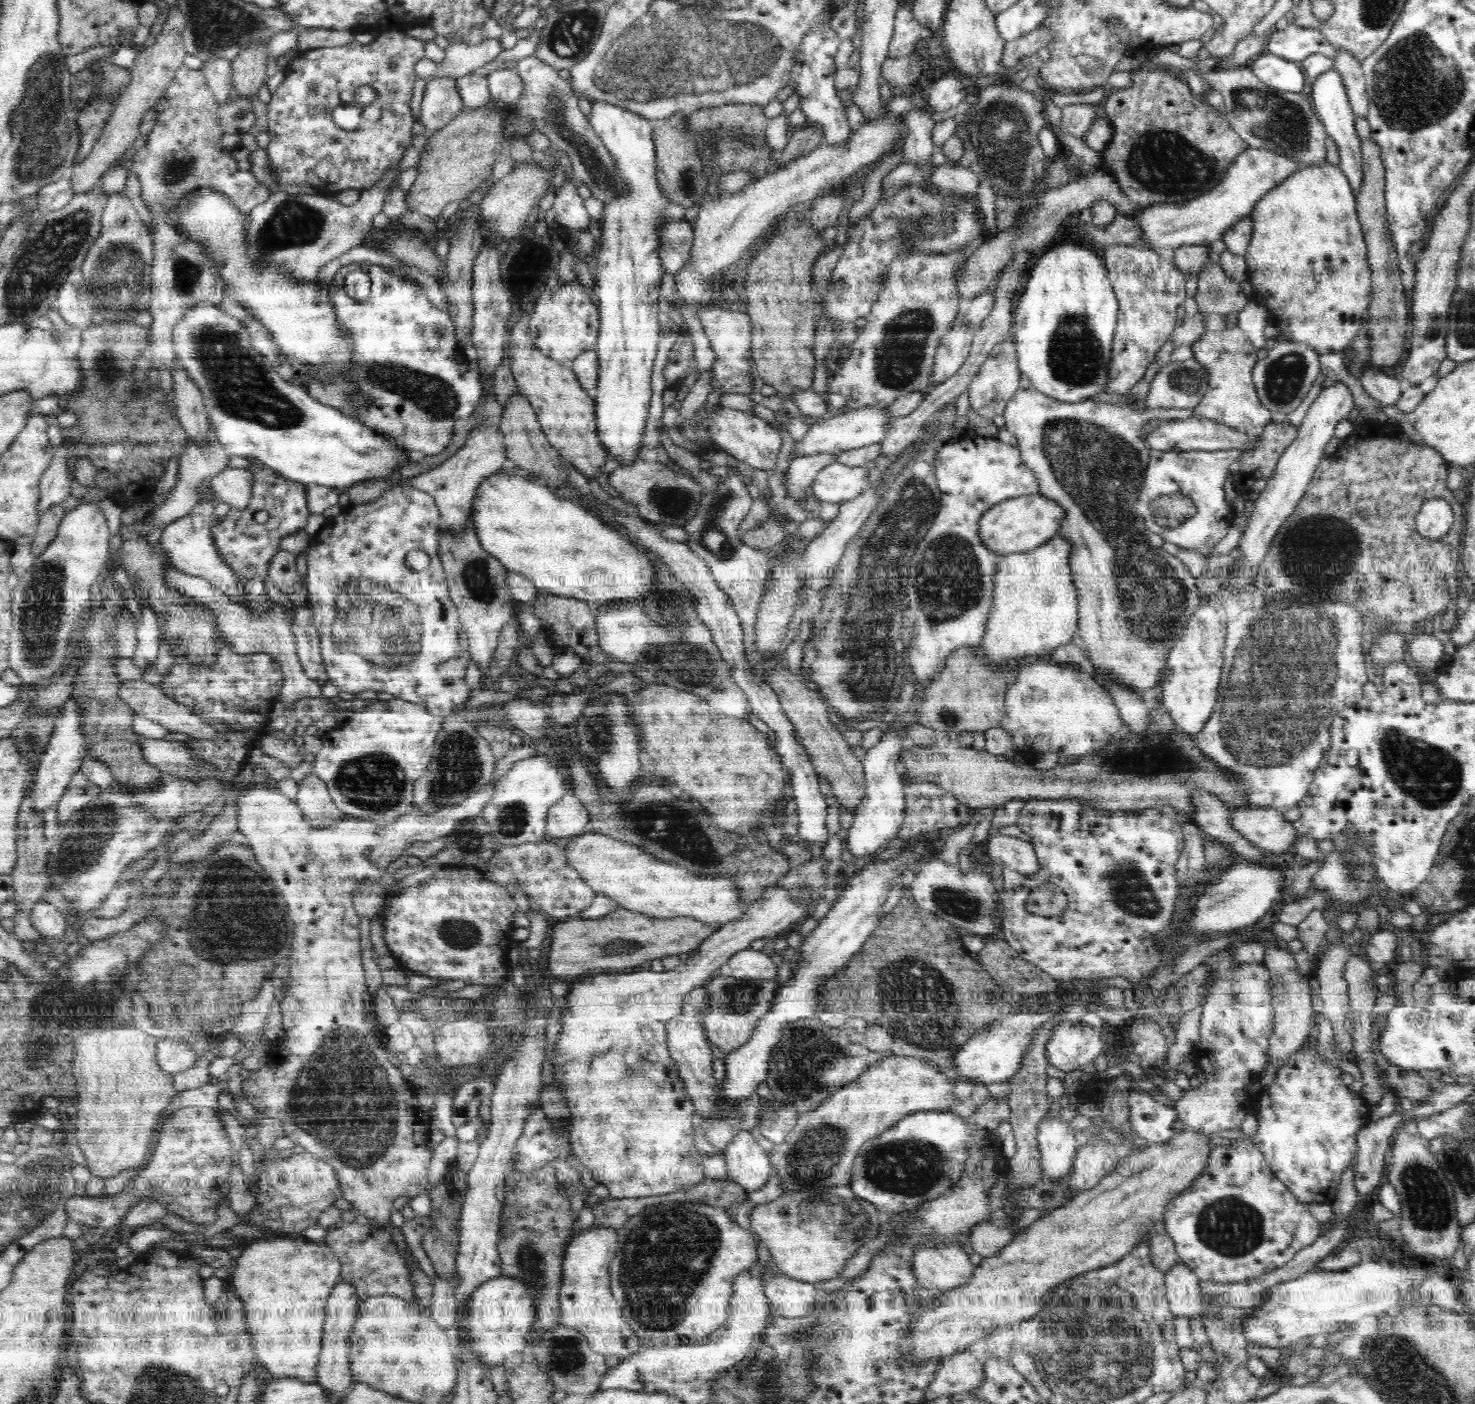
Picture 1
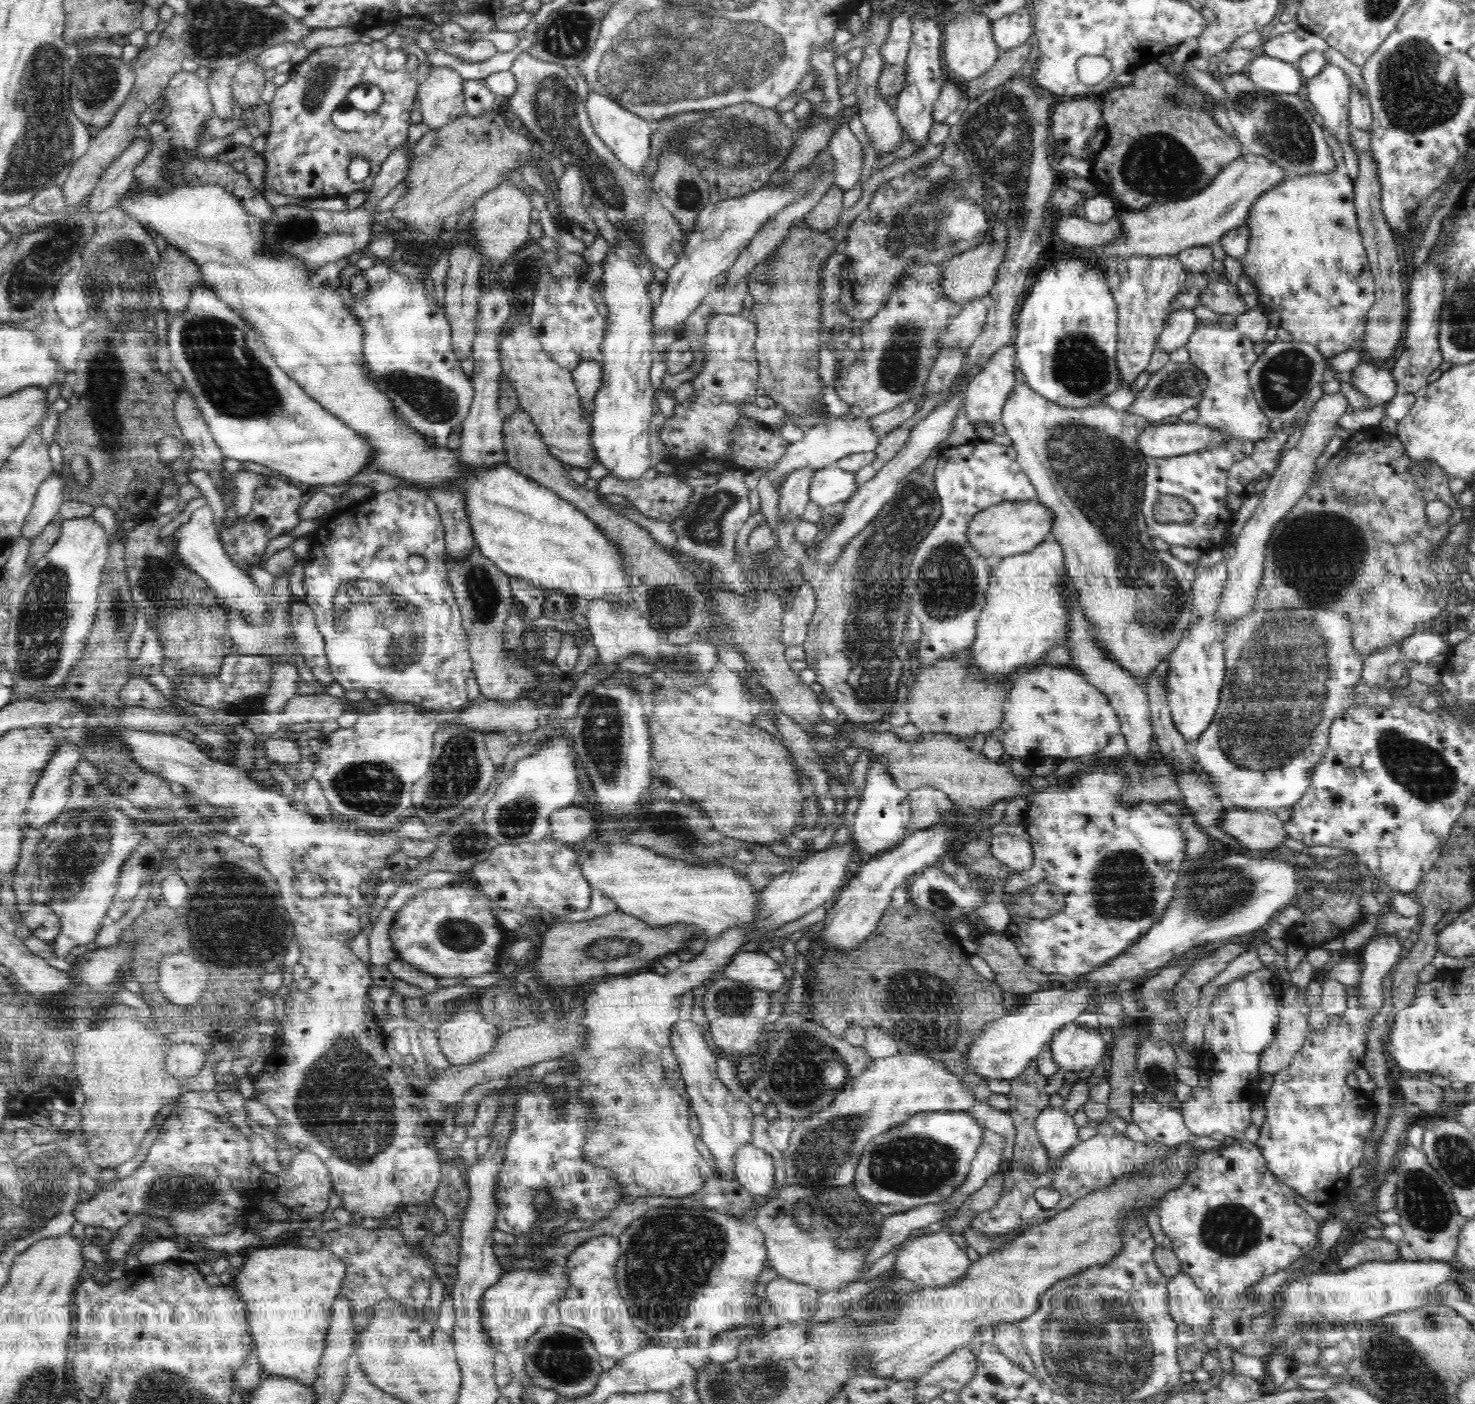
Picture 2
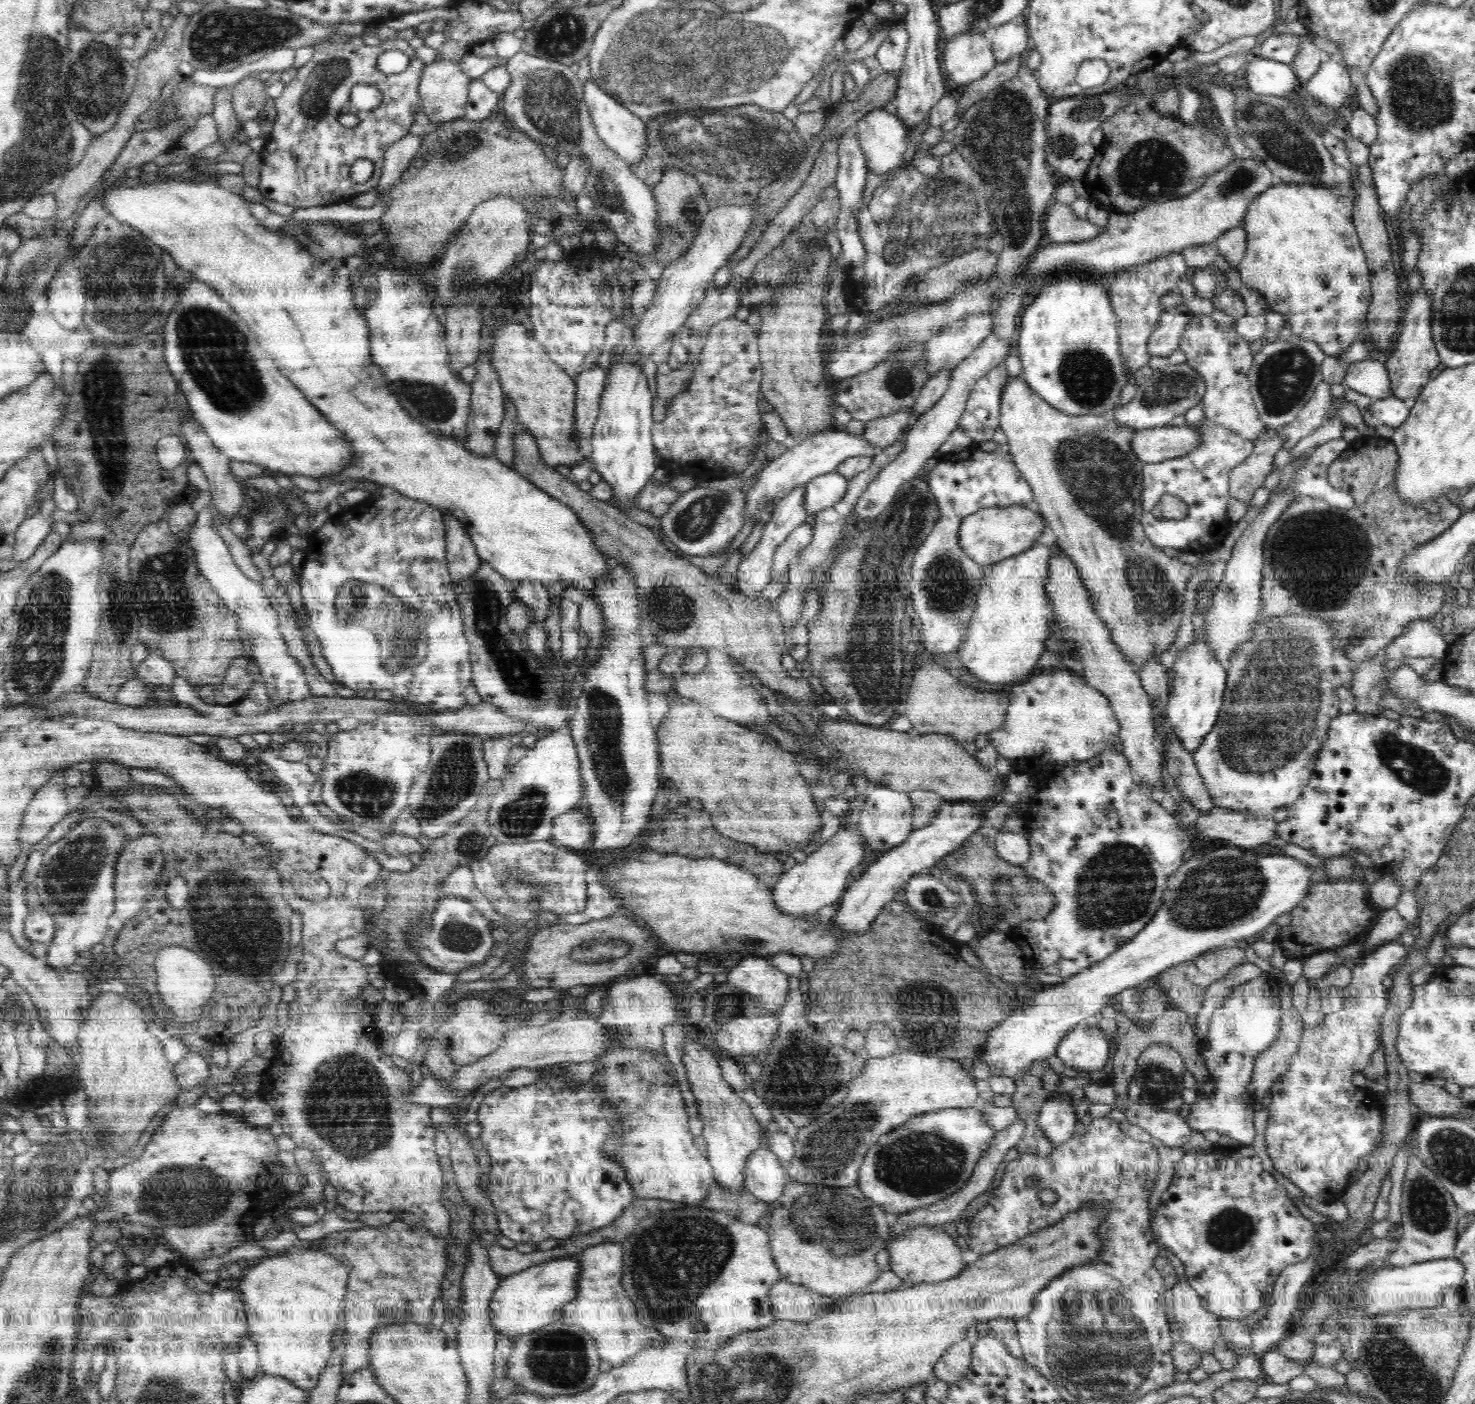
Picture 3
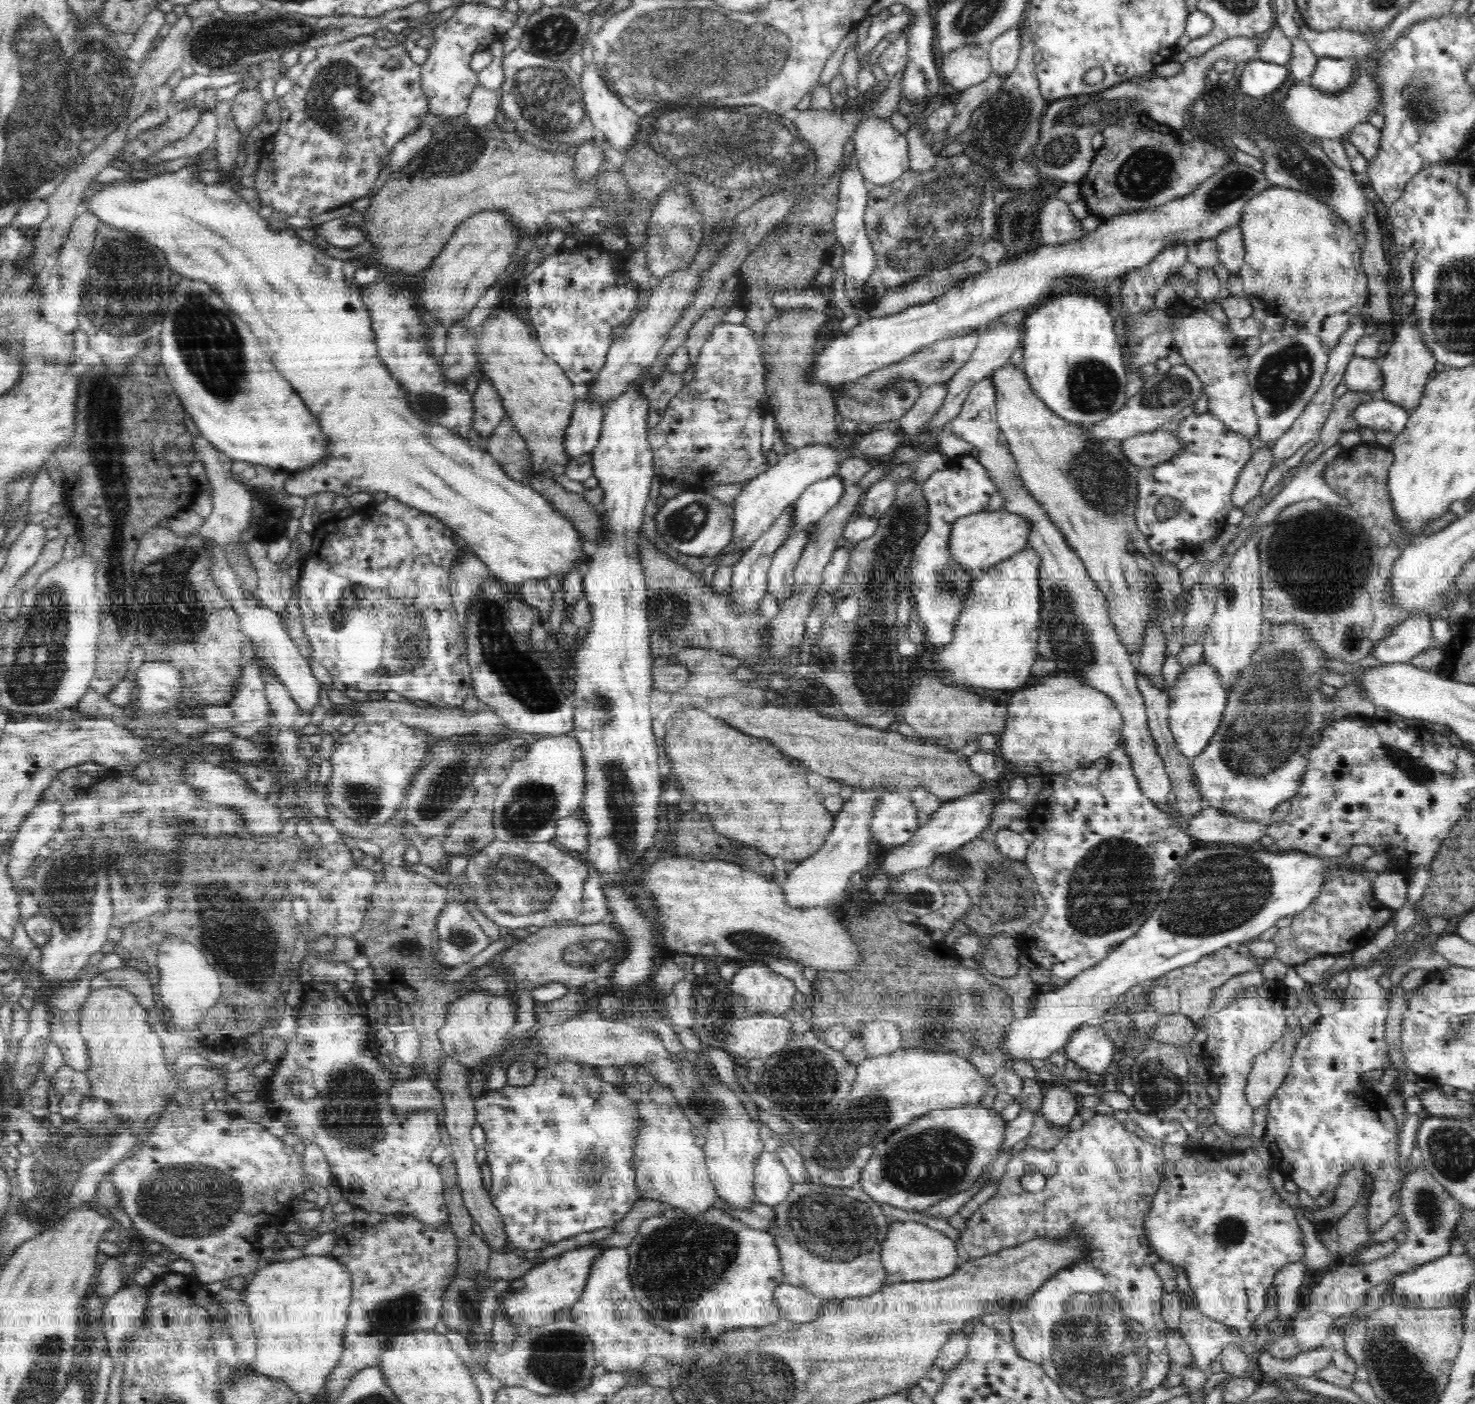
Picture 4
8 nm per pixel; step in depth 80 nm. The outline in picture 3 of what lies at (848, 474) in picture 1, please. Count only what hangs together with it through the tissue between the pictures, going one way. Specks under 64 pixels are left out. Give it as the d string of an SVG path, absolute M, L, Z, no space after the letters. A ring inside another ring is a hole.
M837 471L820 474L806 485L804 508L806 514L817 515L824 508L830 508L846 496L849 479Z

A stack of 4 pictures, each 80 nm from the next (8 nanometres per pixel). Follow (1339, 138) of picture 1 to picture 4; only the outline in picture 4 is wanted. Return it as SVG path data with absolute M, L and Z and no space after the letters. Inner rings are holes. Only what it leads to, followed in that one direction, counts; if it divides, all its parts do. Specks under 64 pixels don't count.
M1319 57L1308 82L1327 94L1342 94L1353 81L1354 62L1348 59Z

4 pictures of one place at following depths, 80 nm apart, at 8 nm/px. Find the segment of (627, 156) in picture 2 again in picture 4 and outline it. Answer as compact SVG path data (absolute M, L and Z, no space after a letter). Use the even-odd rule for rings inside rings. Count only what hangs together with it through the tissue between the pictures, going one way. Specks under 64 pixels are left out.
M594 62L584 65L581 74L581 84L583 103L585 111L591 118L591 122L598 134L603 136L609 146L621 146L621 152L625 152L631 147L638 132L639 116L620 97L617 97L609 90L600 71L596 69Z

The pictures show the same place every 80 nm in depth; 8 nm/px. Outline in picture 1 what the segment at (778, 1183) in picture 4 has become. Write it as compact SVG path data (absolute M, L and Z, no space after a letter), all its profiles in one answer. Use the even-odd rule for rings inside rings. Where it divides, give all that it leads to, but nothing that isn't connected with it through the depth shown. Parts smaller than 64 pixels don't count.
M740 1130L724 1150L730 1180L747 1192L764 1189L772 1165L768 1153L756 1143L750 1132Z

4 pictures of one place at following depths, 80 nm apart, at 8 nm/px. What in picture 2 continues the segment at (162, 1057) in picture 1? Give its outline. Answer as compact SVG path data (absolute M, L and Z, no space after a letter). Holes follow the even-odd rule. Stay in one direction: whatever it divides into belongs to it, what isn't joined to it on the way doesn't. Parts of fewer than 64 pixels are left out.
M174 1044L166 1047L166 1071L178 1081L196 1076L206 1062L207 1055L196 1044Z

